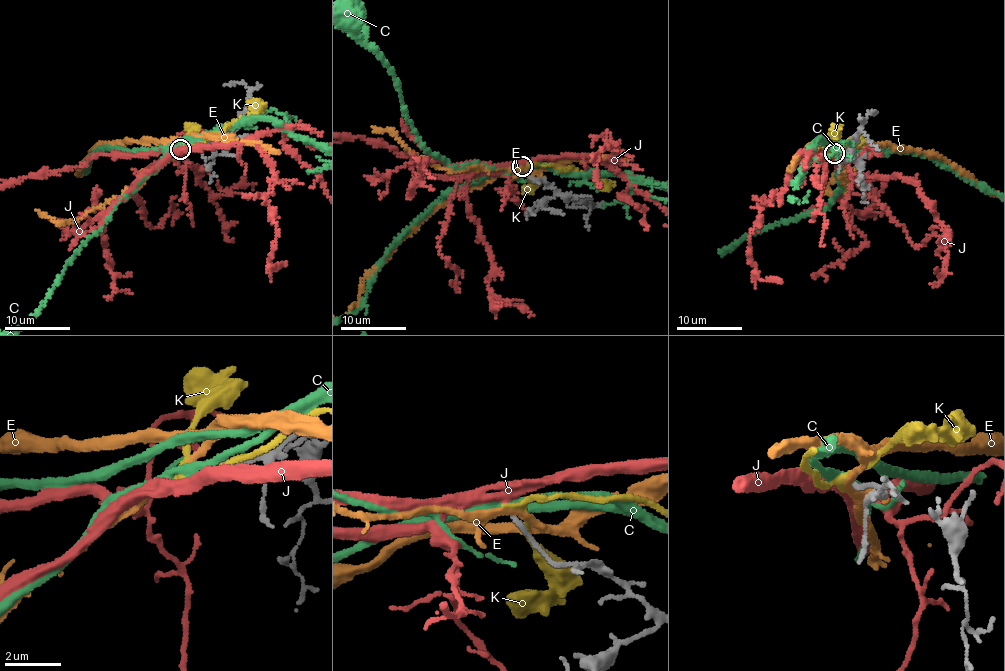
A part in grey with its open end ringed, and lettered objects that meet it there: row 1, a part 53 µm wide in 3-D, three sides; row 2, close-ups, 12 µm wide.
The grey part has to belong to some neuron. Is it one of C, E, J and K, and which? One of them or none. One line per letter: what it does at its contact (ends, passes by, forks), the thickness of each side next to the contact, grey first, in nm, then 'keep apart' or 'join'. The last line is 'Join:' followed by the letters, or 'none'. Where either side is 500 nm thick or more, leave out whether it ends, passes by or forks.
C: it passes by; 190 nm thick on the grey side, 240 nm on the other; keep apart
E: it passes by; 200 nm thick on the grey side, 240 nm on the other; keep apart
J: it passes by; 160 nm thick on the grey side, 420 nm on the other; join
K: it passes by; 190 nm thick on the grey side, 220 nm on the other; keep apart
Join: J

